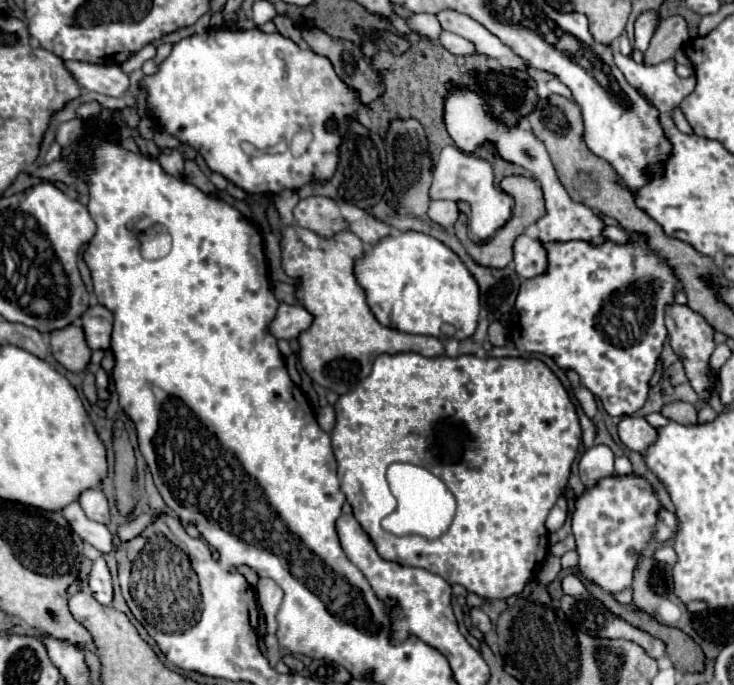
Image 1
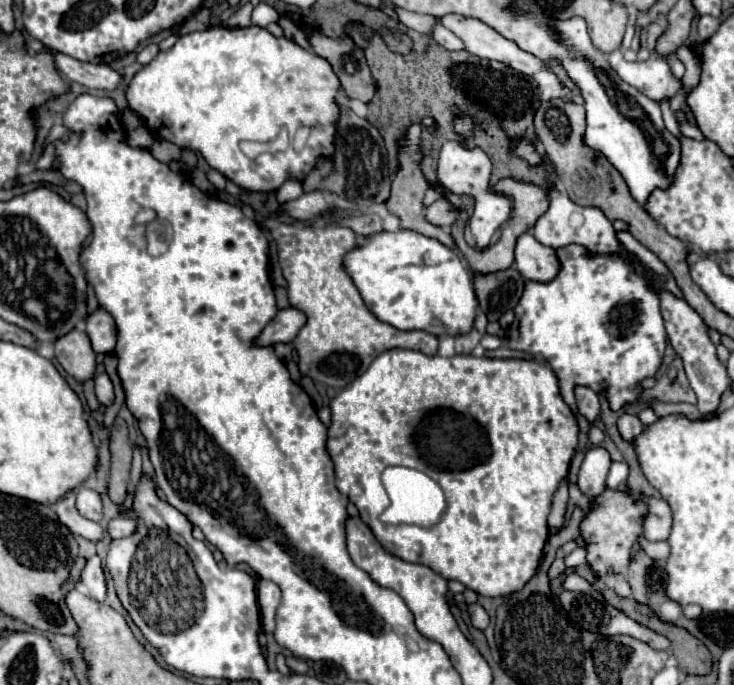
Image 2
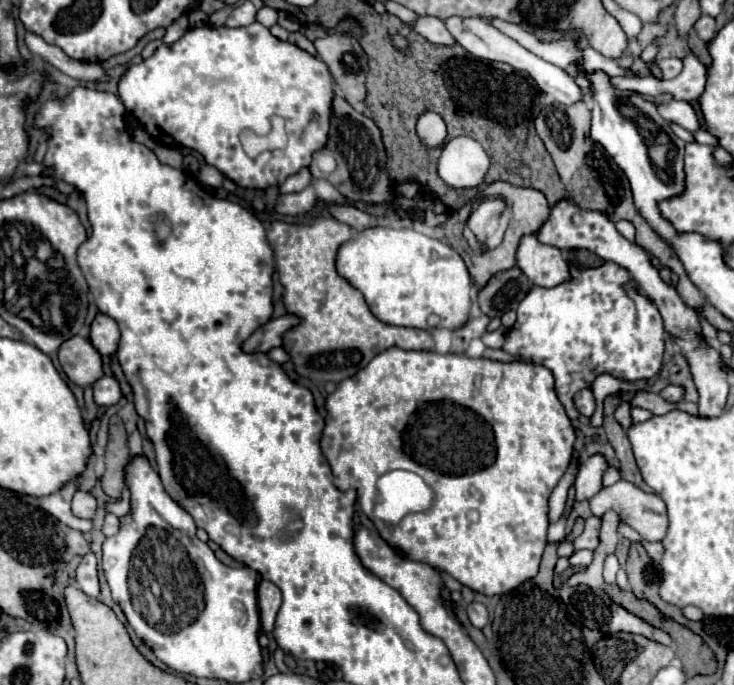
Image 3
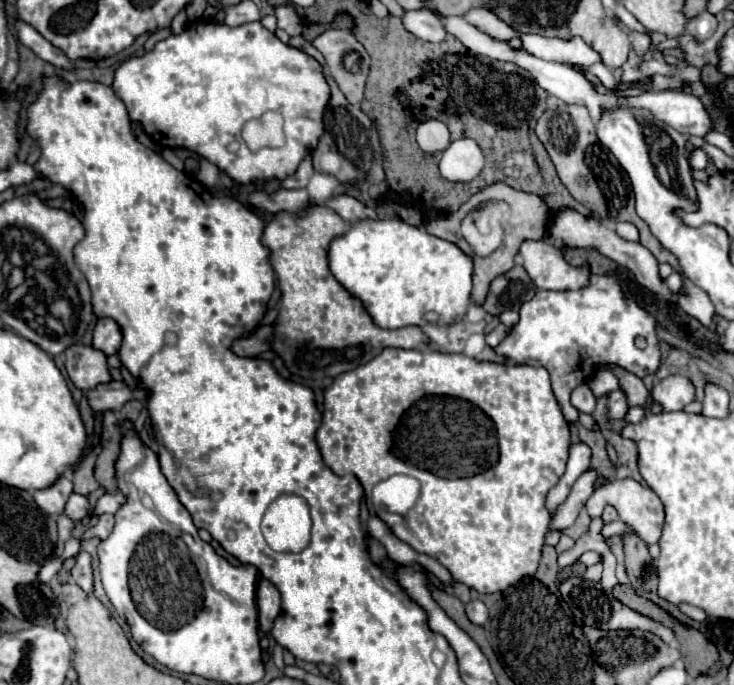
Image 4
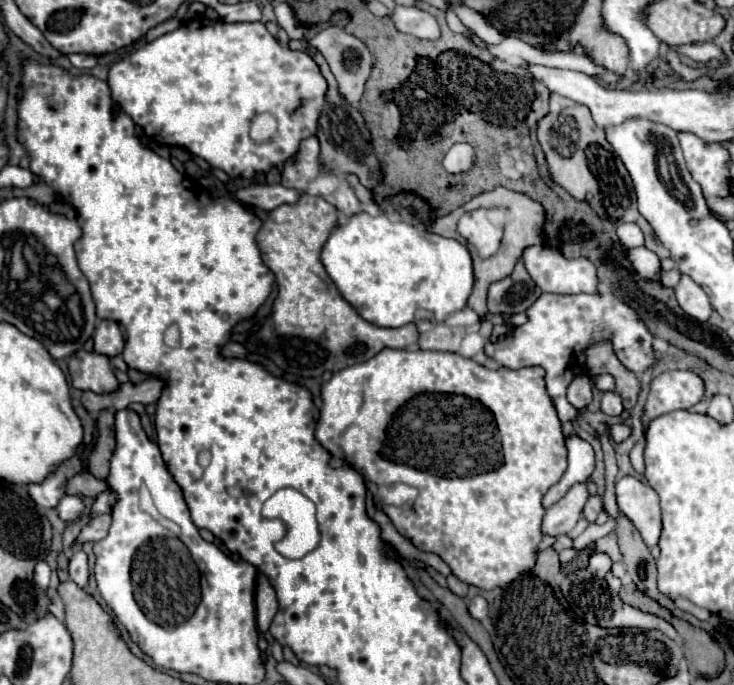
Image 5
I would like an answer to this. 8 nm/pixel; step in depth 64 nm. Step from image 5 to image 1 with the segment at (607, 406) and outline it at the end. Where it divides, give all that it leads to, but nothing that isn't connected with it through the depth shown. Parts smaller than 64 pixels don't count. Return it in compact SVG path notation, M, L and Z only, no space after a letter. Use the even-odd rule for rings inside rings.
M624 416L618 424L618 436L630 450L636 450L640 454L646 452L646 448L656 438L656 428L652 428L644 418L638 416Z

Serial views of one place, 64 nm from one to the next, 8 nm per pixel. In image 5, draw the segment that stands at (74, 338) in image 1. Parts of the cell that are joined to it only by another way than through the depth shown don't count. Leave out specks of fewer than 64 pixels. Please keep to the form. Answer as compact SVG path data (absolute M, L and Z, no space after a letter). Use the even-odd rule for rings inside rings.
M80 350L74 356L70 356L68 368L72 376L72 386L78 390L92 390L96 394L108 394L120 388L120 382L116 380L112 372L110 358L102 354Z

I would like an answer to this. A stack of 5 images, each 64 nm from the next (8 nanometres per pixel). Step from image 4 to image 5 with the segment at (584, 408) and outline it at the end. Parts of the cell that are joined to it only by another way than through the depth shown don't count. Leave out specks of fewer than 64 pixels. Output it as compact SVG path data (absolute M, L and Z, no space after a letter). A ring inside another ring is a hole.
M580 374L576 376L568 390L566 390L566 396L568 396L568 402L574 406L574 408L584 408L588 406L588 402L592 400L592 388L590 388L590 378L588 374Z

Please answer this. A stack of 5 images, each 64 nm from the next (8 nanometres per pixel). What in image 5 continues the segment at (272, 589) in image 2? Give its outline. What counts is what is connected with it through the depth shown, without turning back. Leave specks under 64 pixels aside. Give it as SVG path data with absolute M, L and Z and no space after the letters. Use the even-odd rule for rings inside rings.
M258 576L256 580L256 614L258 614L258 630L266 632L274 614L278 612L278 600L276 592L270 586L266 576Z

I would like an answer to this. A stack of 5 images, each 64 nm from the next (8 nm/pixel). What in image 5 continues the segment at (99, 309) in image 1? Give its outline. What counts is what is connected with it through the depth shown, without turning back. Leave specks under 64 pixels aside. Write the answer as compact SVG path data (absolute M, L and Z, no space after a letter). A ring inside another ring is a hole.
M102 320L94 332L94 350L108 358L122 354L124 334L114 320Z

